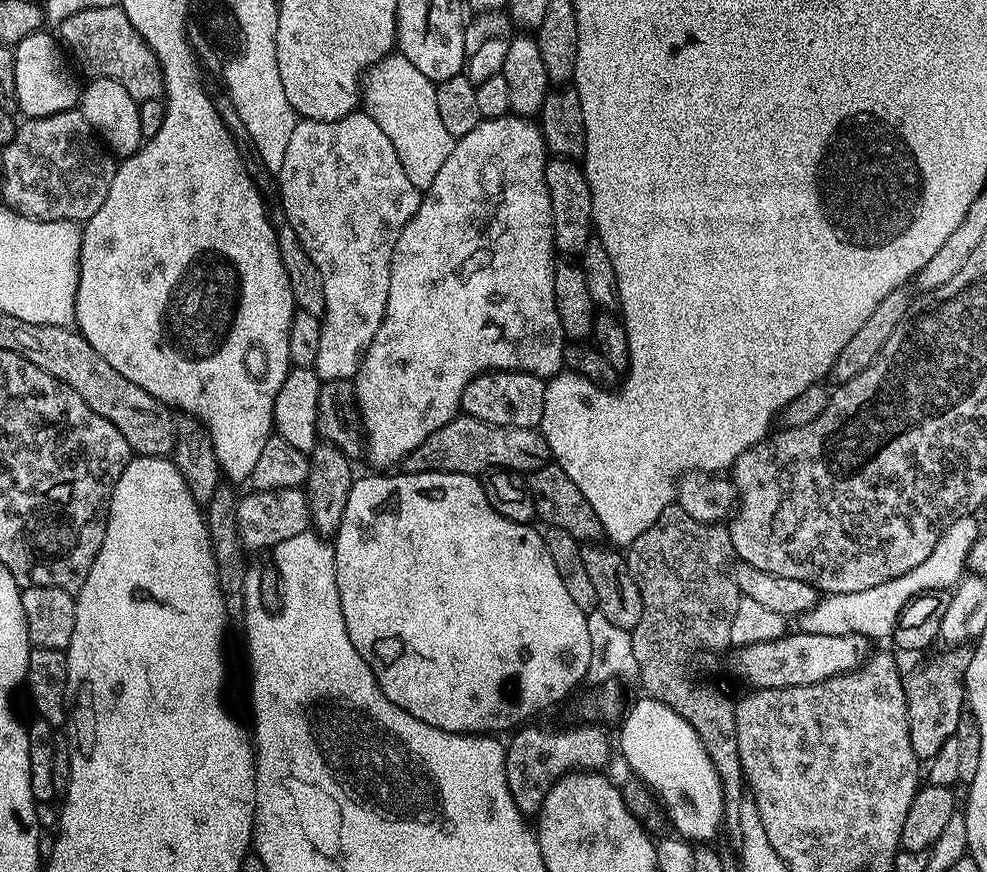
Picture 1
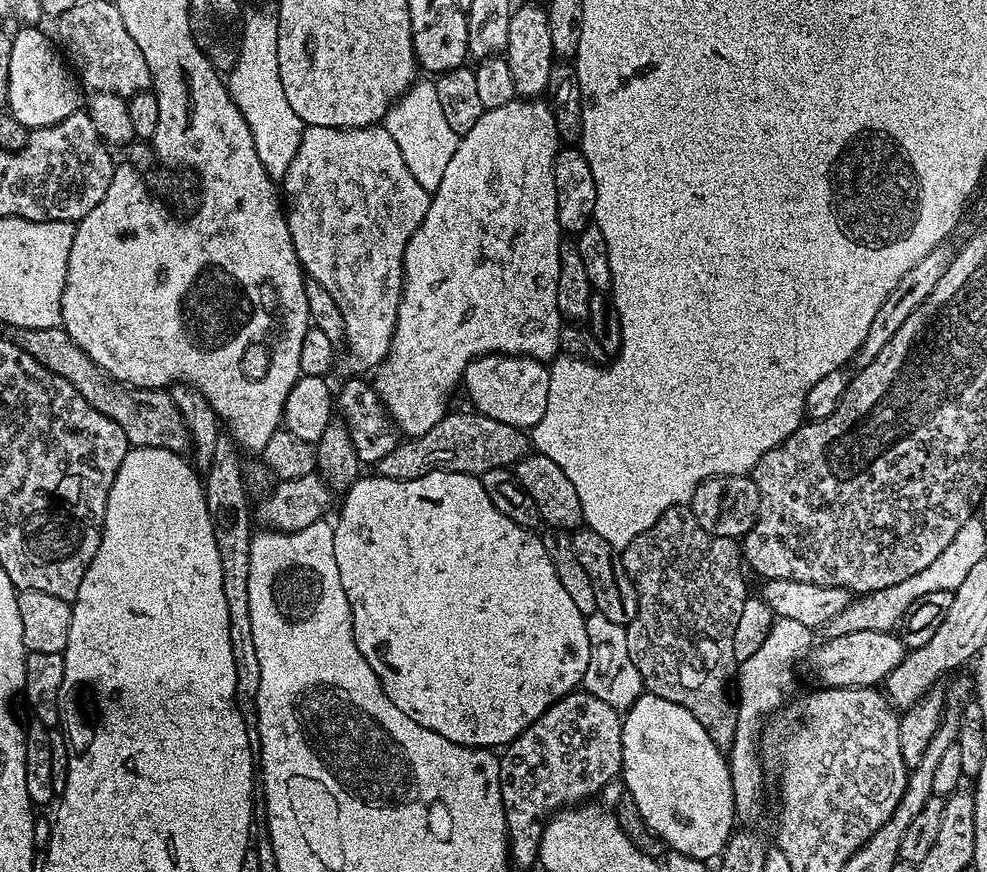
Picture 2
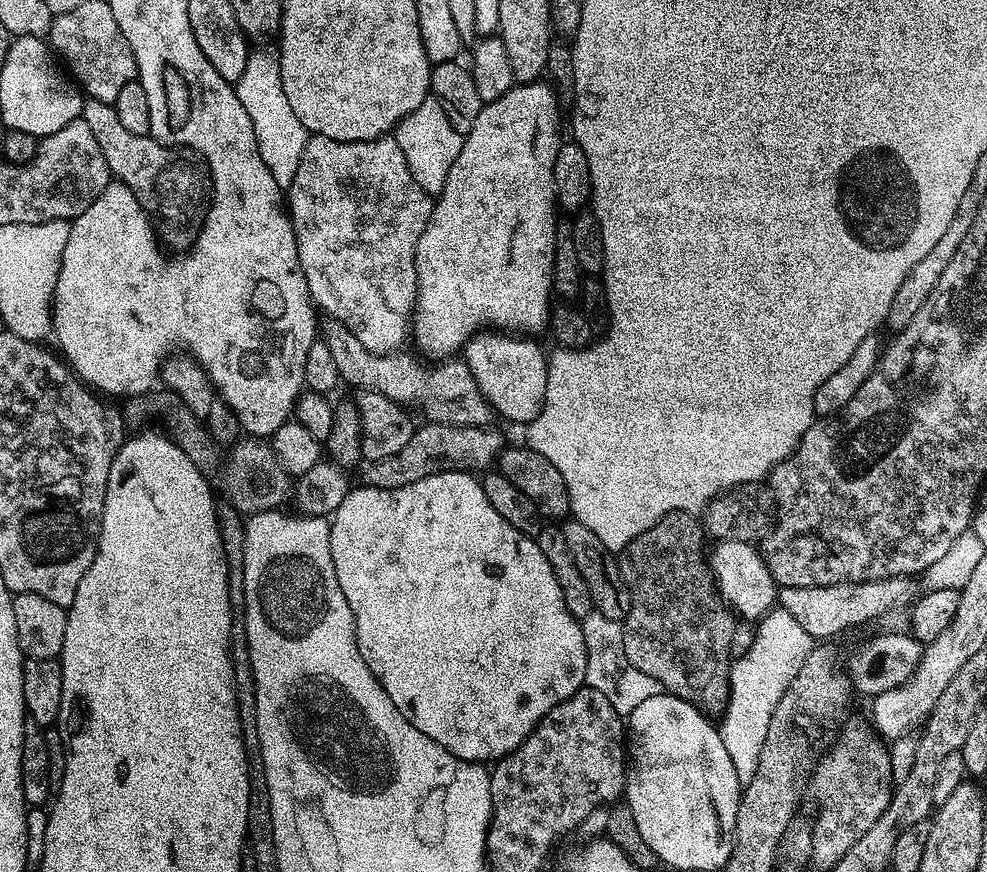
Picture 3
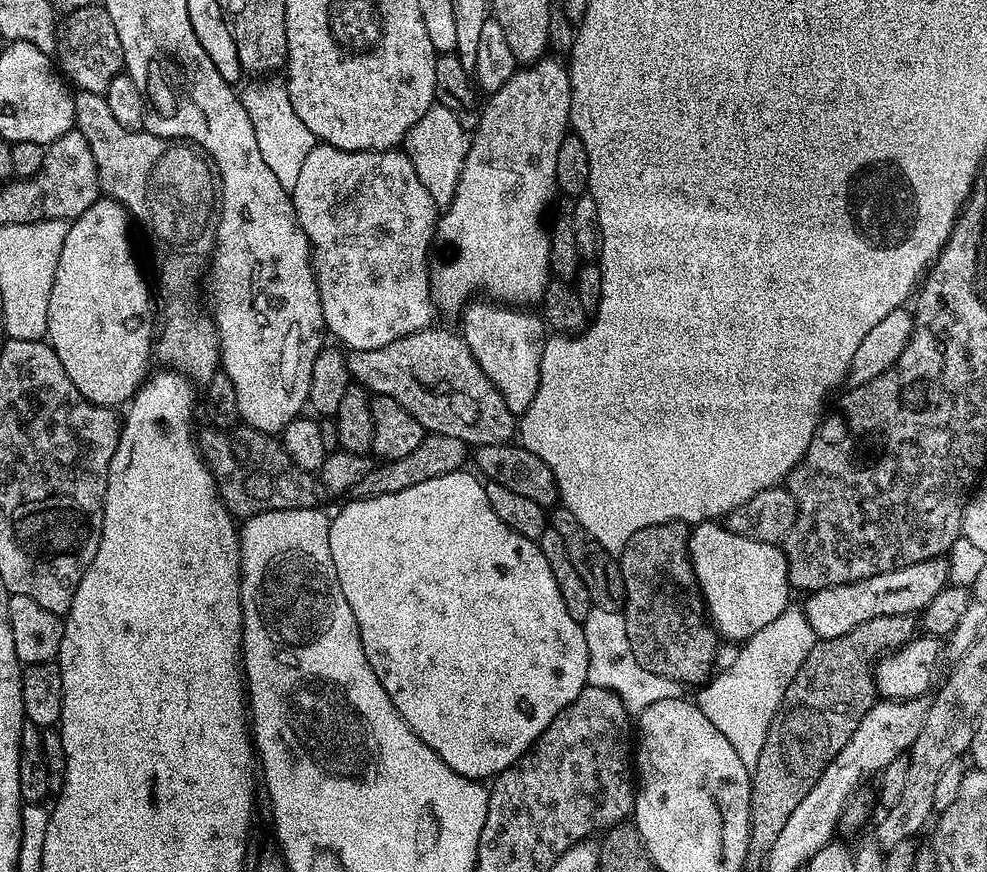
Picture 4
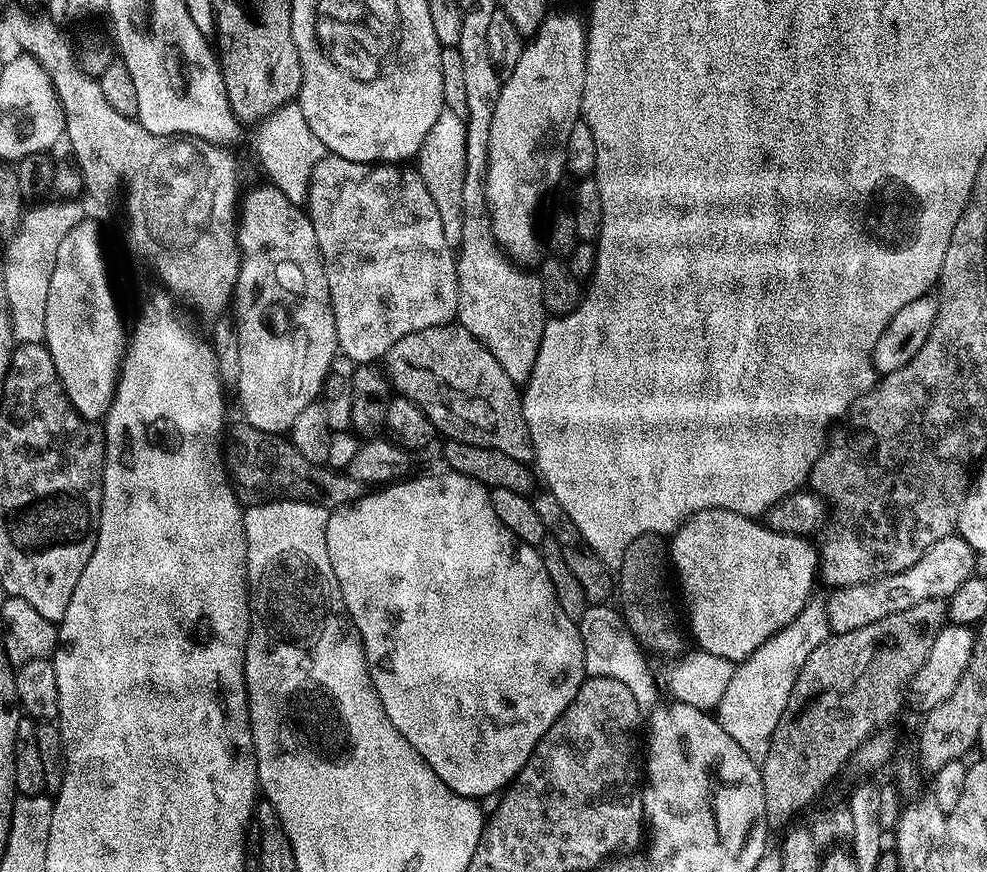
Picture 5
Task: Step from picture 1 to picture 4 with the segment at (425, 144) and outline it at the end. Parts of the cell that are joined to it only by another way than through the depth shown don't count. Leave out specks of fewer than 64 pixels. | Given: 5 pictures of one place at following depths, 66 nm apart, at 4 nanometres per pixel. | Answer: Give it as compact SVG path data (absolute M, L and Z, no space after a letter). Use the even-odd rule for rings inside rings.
M435 102L414 122L402 145L414 166L414 174L418 174L418 182L430 190L430 198L434 198L437 209L443 210L450 206L454 198L454 190L458 186L458 178L462 174L462 166L466 162L466 154L470 143L469 129L464 128L446 106Z

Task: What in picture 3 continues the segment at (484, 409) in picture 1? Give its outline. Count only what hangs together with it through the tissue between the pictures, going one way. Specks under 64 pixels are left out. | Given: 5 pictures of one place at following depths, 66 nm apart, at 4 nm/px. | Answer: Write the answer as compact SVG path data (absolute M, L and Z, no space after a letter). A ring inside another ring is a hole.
M485 330L476 333L462 349L462 359L470 374L474 374L474 382L478 382L478 390L482 390L493 413L521 426L531 424L540 415L546 398L548 356L532 340L535 339L524 334Z

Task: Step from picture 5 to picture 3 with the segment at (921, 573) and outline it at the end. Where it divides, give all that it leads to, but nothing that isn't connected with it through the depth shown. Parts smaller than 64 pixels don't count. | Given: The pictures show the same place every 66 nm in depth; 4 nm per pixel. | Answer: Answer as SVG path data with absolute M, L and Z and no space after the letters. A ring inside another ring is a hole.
M911 576L871 580L870 582L842 582L834 586L798 586L780 588L779 607L785 608L798 620L803 630L817 641L824 642L836 638L839 632L852 628L855 624L868 624L895 608L907 609L918 595L917 581Z

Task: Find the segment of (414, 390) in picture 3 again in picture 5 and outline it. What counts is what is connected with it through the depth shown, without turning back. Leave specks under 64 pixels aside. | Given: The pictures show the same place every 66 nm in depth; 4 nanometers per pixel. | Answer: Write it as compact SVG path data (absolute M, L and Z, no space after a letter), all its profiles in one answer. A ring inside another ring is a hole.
M460 323L430 326L398 338L382 357L382 368L388 384L419 406L441 437L502 450L525 462L533 459L521 391L490 350Z

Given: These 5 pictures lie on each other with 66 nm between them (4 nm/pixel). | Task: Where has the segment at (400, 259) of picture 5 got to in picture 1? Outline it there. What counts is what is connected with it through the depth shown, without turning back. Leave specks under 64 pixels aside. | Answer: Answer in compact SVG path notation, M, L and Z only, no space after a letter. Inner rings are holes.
M357 110L348 116L343 116L337 120L306 120L297 119L294 130L290 134L290 142L286 142L286 154L282 158L282 166L278 173L278 196L284 205L284 213L288 219L288 224L296 228L298 238L314 266L318 266L318 274L322 274L322 282L326 286L326 306L324 315L320 321L320 341L318 342L318 358L314 365L316 373L321 381L325 380L352 380L356 371L360 369L360 362L364 358L364 351L370 346L374 334L384 317L386 310L386 298L390 294L390 262L394 254L394 246L398 242L398 234L414 218L422 199L421 189L406 178L406 170L402 170L402 162L398 162L398 150L394 150L394 142L386 138L386 133L378 122L364 110Z

